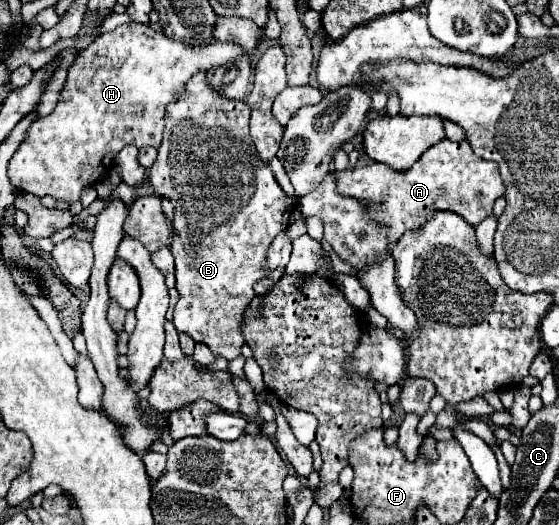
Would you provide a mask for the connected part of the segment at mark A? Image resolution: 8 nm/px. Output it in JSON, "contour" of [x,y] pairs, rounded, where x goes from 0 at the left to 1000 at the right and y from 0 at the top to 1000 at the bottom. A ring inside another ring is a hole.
{"contour":[[[791,265],[776,272],[758,295],[723,330],[701,326],[698,318],[683,310],[665,310],[655,318],[637,318],[637,322],[615,322],[615,326],[597,326],[597,345],[601,345],[601,364],[615,375],[633,375],[640,383],[658,387],[662,413],[680,425],[680,432],[694,432],[694,459],[708,463],[723,440],[730,436],[751,436],[755,425],[766,425],[780,402],[809,402],[834,417],[844,432],[852,432],[859,421],[866,421],[873,410],[880,410],[884,383],[902,371],[902,349],[891,326],[891,314],[884,307],[869,307],[855,295],[848,295],[841,272],[834,269],[805,269]]]}

